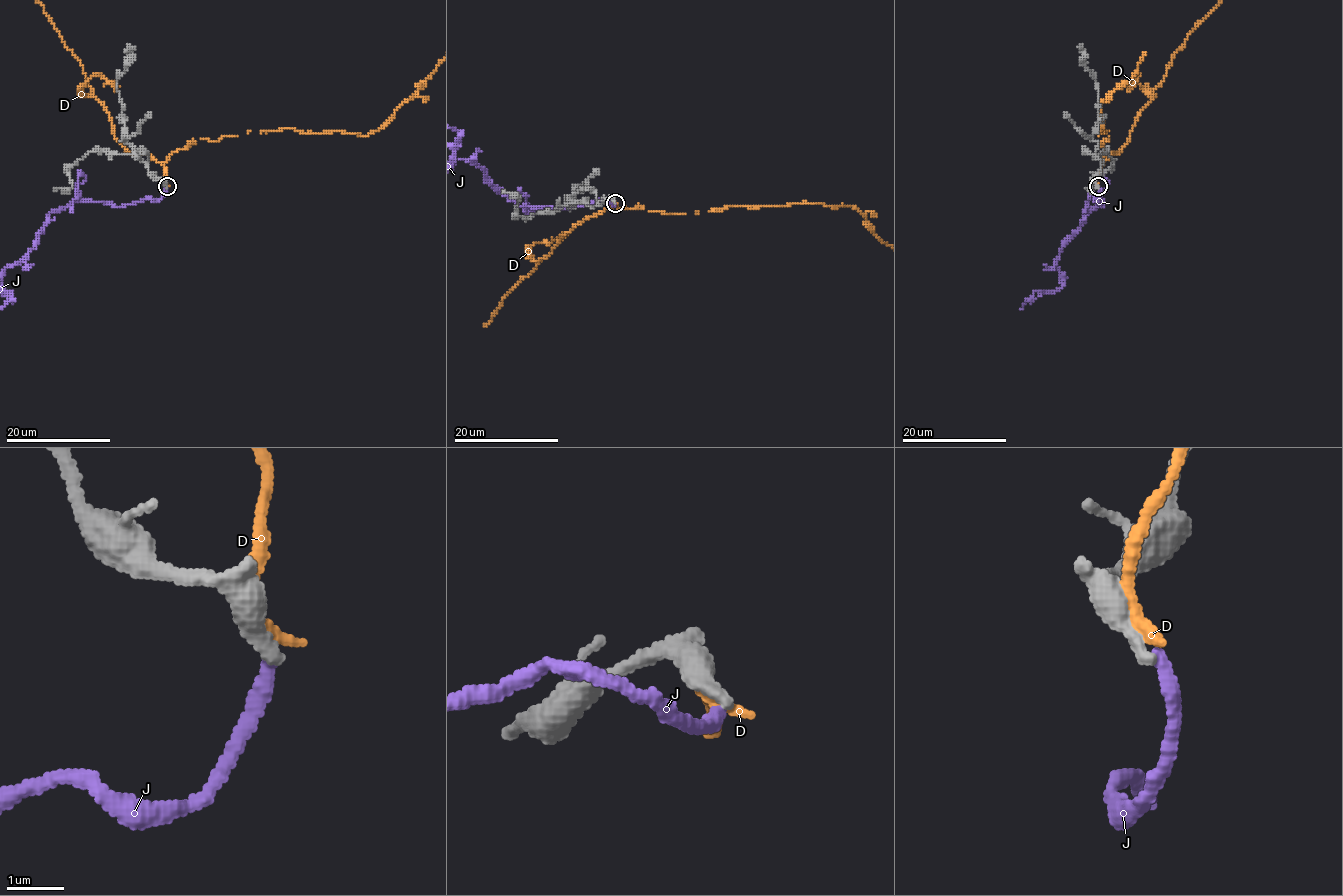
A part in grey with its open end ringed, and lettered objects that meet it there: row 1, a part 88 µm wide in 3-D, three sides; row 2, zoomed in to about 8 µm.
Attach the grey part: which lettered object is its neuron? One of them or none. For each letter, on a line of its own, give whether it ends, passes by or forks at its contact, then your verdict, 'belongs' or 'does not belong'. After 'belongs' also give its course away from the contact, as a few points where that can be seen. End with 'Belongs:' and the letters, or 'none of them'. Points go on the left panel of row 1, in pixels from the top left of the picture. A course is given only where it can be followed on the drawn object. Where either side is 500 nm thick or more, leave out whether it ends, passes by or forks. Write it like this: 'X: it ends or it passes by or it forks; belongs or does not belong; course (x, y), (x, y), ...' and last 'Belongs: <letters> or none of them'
D: does not belong
J: it ends; does not belong
Belongs: none of them

